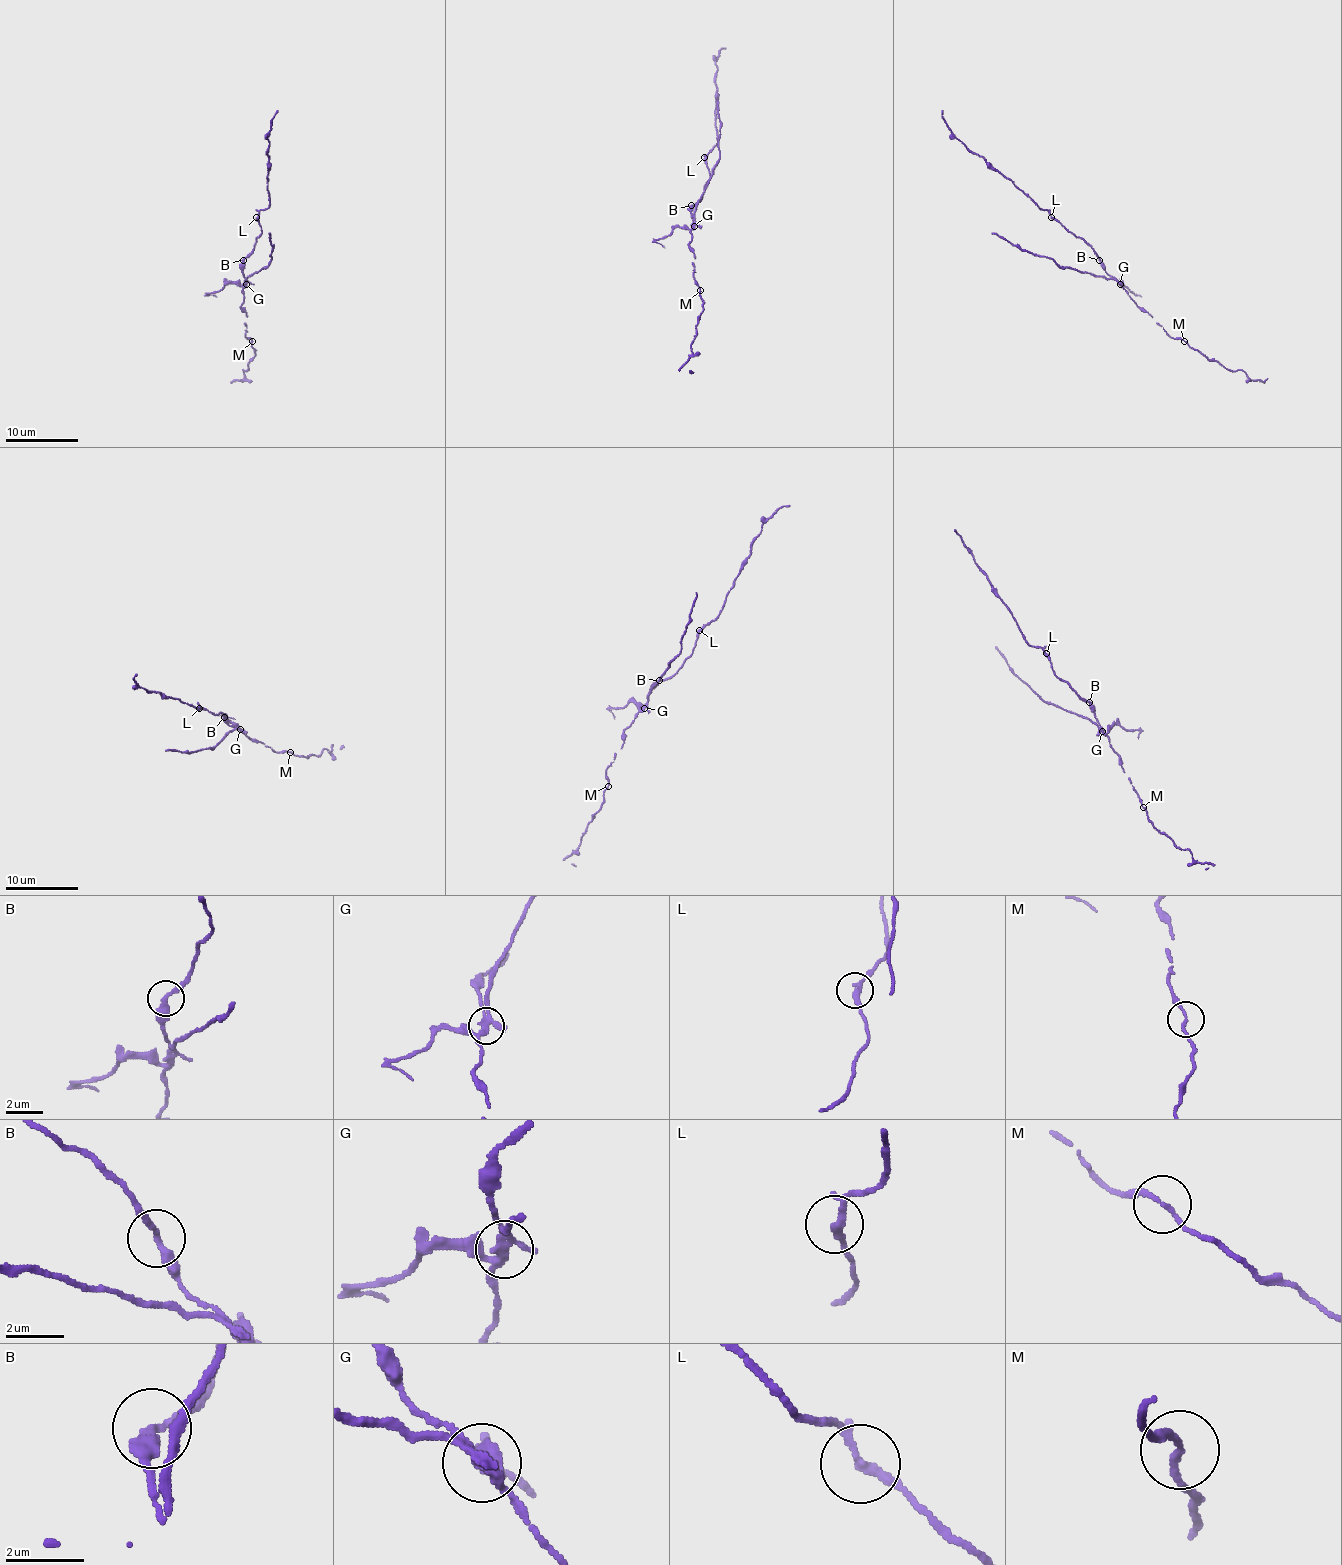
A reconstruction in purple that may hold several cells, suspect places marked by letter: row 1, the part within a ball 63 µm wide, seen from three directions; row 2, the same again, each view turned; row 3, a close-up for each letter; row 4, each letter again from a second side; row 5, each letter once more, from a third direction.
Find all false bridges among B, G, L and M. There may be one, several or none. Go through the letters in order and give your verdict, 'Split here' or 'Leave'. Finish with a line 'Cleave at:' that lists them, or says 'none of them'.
B: Leave
G: Split here
L: Leave
M: Leave
Cleave at: G

